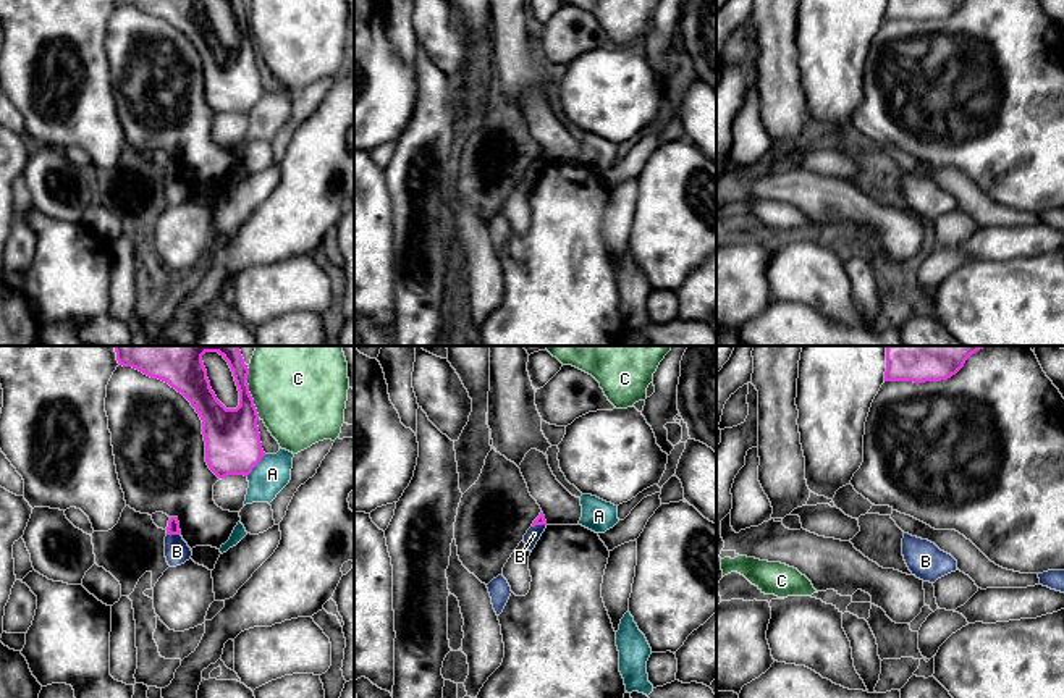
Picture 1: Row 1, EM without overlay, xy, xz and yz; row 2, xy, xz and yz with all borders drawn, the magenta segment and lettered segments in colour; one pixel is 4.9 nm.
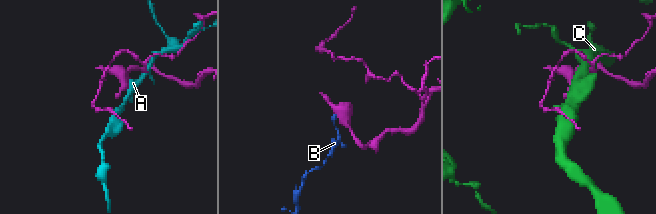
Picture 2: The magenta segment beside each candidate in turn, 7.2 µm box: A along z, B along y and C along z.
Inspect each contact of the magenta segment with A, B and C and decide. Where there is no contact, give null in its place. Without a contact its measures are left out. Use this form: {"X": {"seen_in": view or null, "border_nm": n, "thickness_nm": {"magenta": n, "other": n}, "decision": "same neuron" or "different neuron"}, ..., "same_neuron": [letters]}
{"A": {"seen_in": "xy", "border_nm": 150, "thickness_nm": {"magenta": 280, "other": 180}, "decision": "different neuron"}, "B": {"seen_in": "xy", "border_nm": 60, "thickness_nm": {"magenta": 60, "other": 130}, "decision": "different neuron"}, "C": {"seen_in": "xy", "border_nm": 280, "thickness_nm": {"magenta": 280, "other": 480}, "decision": "different neuron"}, "same_neuron": []}

